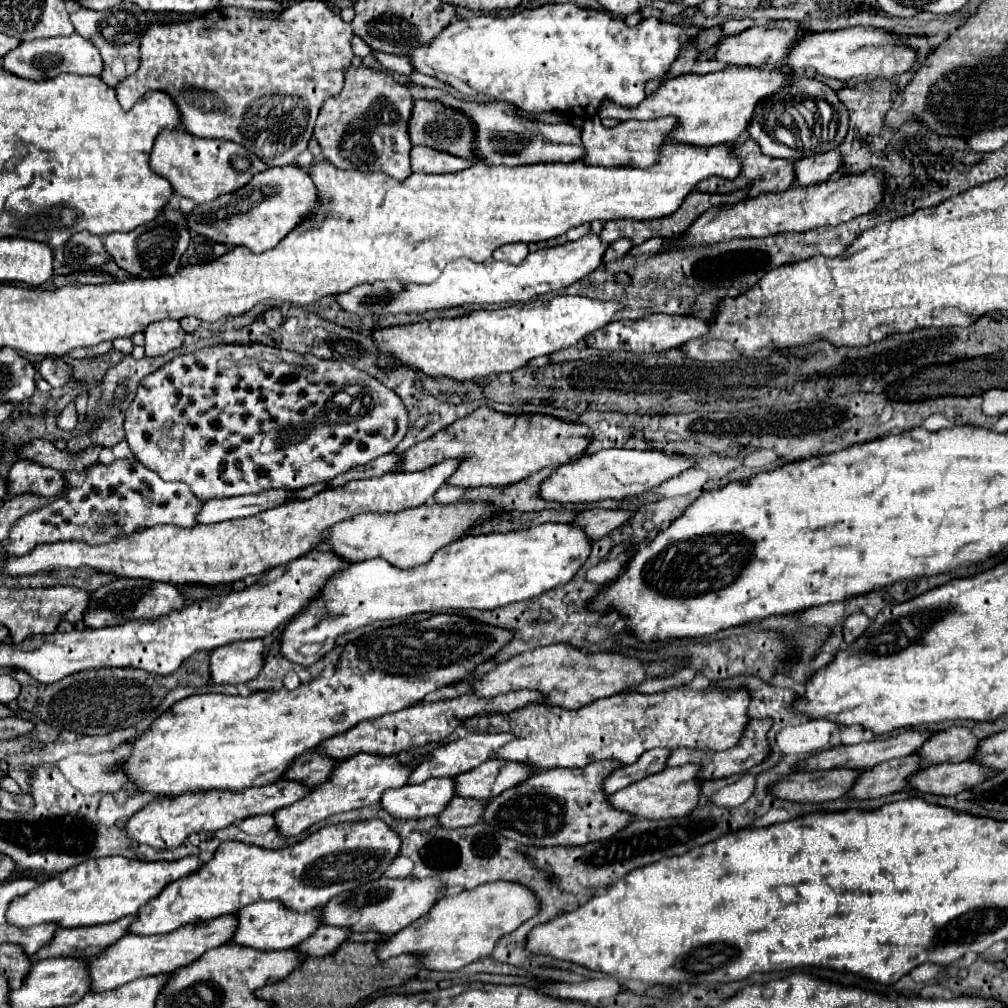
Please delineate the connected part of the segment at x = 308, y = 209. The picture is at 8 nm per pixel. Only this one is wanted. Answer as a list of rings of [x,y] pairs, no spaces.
[[[290,164],[268,168],[256,174],[244,188],[228,196],[220,196],[220,200],[196,206],[186,216],[186,226],[228,246],[246,246],[252,252],[266,252],[288,236],[288,232],[292,232],[298,224],[318,212],[320,206],[320,196],[310,172],[302,166]]]

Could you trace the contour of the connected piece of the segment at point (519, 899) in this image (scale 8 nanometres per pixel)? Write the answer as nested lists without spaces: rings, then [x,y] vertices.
[[[508,880],[482,884],[474,890],[464,890],[460,894],[438,900],[436,908],[432,908],[428,916],[416,920],[416,924],[410,924],[404,928],[404,932],[394,934],[390,940],[380,942],[376,952],[380,960],[414,952],[422,958],[424,968],[440,972],[460,970],[476,960],[490,956],[502,936],[514,932],[520,924],[534,918],[536,914],[540,914],[540,900],[528,886]]]

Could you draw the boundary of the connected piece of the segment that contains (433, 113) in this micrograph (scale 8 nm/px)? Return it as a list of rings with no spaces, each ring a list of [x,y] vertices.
[[[416,100],[414,110],[412,110],[412,120],[410,120],[410,140],[412,144],[424,144],[434,150],[450,152],[454,156],[480,162],[480,158],[474,152],[474,142],[476,142],[476,124],[468,120],[468,116],[456,108],[450,108],[438,100]]]

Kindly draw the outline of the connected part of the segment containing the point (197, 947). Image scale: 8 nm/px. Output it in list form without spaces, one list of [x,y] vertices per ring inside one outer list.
[[[230,914],[230,916],[220,916],[220,920],[204,920],[200,924],[186,924],[184,928],[178,928],[176,932],[170,932],[168,936],[140,936],[140,934],[124,936],[124,940],[112,944],[108,952],[102,952],[98,958],[92,958],[92,980],[96,980],[94,992],[112,990],[136,978],[168,974],[178,968],[184,968],[196,962],[206,950],[228,944],[236,932],[236,922],[238,922],[236,914]]]

